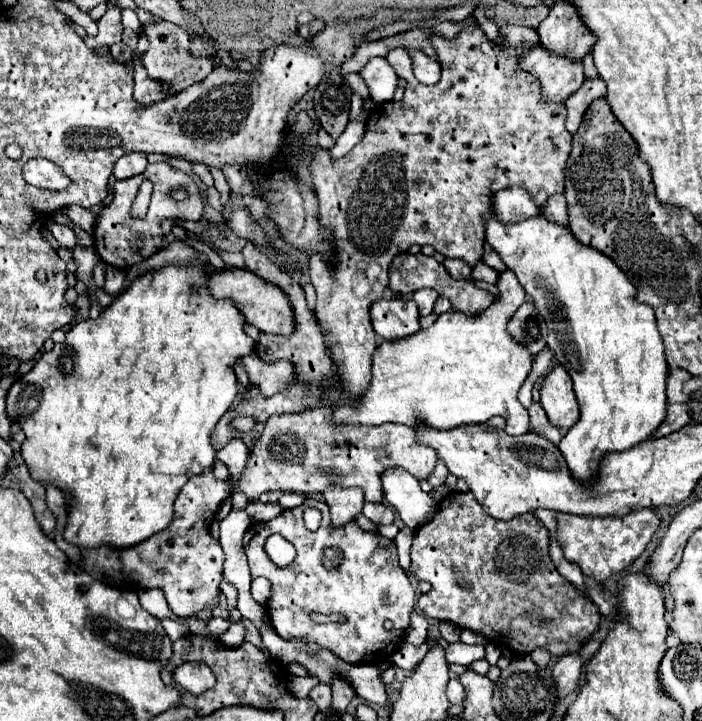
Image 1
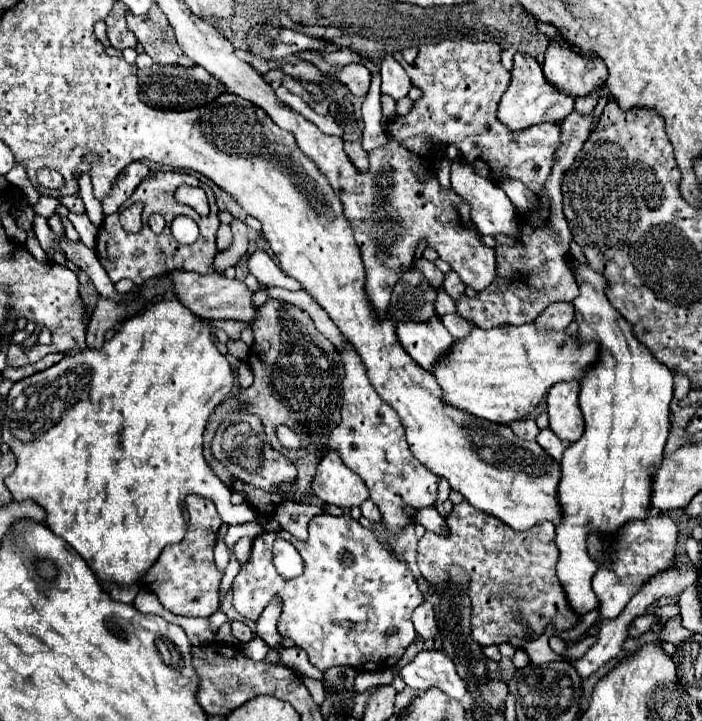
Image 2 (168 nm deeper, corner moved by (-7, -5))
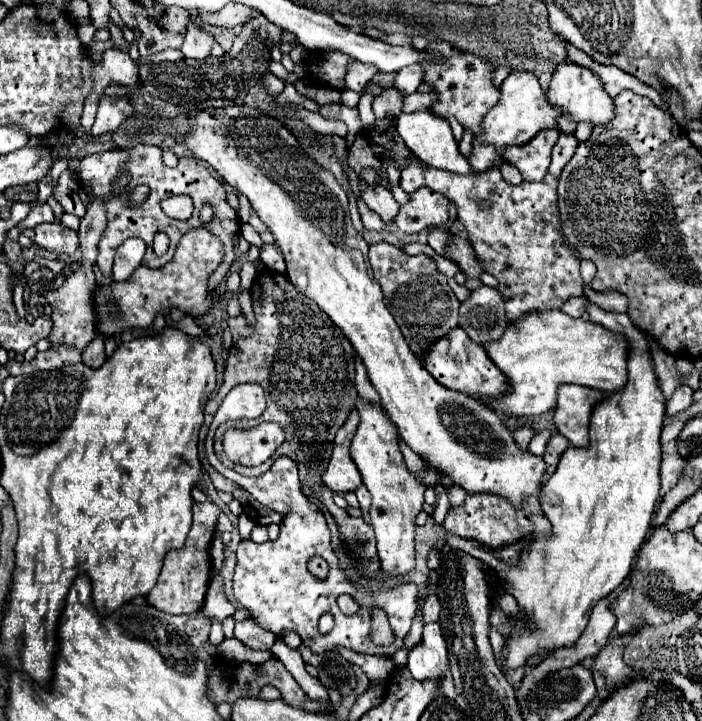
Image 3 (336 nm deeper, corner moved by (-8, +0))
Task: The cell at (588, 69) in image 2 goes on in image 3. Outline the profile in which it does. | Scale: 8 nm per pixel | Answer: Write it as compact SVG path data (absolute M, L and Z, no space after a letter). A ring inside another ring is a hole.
M572 62L560 64L560 68L556 68L556 74L550 82L546 96L554 108L558 108L562 114L568 114L574 122L588 122L596 128L596 126L608 124L614 118L614 102L604 92L600 78L596 74L592 74L590 70L586 70L578 64L572 64Z

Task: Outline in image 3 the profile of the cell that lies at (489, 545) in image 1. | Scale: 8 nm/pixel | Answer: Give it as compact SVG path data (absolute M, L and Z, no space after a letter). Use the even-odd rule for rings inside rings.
M466 494L464 504L458 508L452 508L446 514L443 526L453 535L466 538L466 540L476 540L488 548L500 548L506 544L514 544L530 536L532 532L544 534L550 528L536 496L528 496L524 498L520 506L514 506L508 498L494 496L494 494Z

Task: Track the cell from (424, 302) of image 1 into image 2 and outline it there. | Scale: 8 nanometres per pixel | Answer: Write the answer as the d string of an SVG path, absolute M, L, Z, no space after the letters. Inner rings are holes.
M439 289L439 293L437 293L435 311L437 311L439 317L443 317L445 313L455 313L455 303L453 303L453 299L447 295L445 289Z

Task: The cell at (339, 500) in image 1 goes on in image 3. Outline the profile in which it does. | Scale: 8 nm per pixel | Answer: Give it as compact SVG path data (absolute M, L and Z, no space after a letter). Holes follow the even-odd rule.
M354 408L334 438L334 452L324 472L324 484L328 484L328 488L332 488L336 494L354 492L354 488L362 484L360 472L354 460L350 458L350 442L354 438L358 422L360 422L360 416L358 416L358 410Z

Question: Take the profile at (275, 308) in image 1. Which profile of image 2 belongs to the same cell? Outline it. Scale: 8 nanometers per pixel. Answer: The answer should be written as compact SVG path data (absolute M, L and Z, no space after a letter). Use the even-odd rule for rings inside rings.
M173 271L171 273L173 285L175 285L175 295L179 301L189 307L197 317L203 319L233 319L241 323L253 323L257 315L257 307L253 305L253 291L239 279L227 279L221 273L209 273L209 275L199 275L199 273L187 273L187 271Z

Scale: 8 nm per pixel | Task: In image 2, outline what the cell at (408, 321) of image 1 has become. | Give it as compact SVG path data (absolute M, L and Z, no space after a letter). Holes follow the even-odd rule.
M431 317L429 321L425 323L417 323L417 321L405 321L405 323L397 323L395 327L395 333L397 333L397 339L399 343L403 345L403 349L423 367L423 369L429 369L431 371L431 365L449 349L451 341L455 341L451 337L451 333L443 327L441 319L439 317Z

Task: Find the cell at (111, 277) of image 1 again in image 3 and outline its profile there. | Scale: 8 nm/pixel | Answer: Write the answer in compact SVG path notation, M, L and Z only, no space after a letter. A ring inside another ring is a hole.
M128 238L116 252L114 258L114 280L126 280L142 262L146 244L140 238Z

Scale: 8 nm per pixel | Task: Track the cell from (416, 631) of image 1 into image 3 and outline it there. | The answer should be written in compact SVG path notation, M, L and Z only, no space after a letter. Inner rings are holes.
M432 594L424 602L424 622L438 622L438 616L440 616L440 602Z

